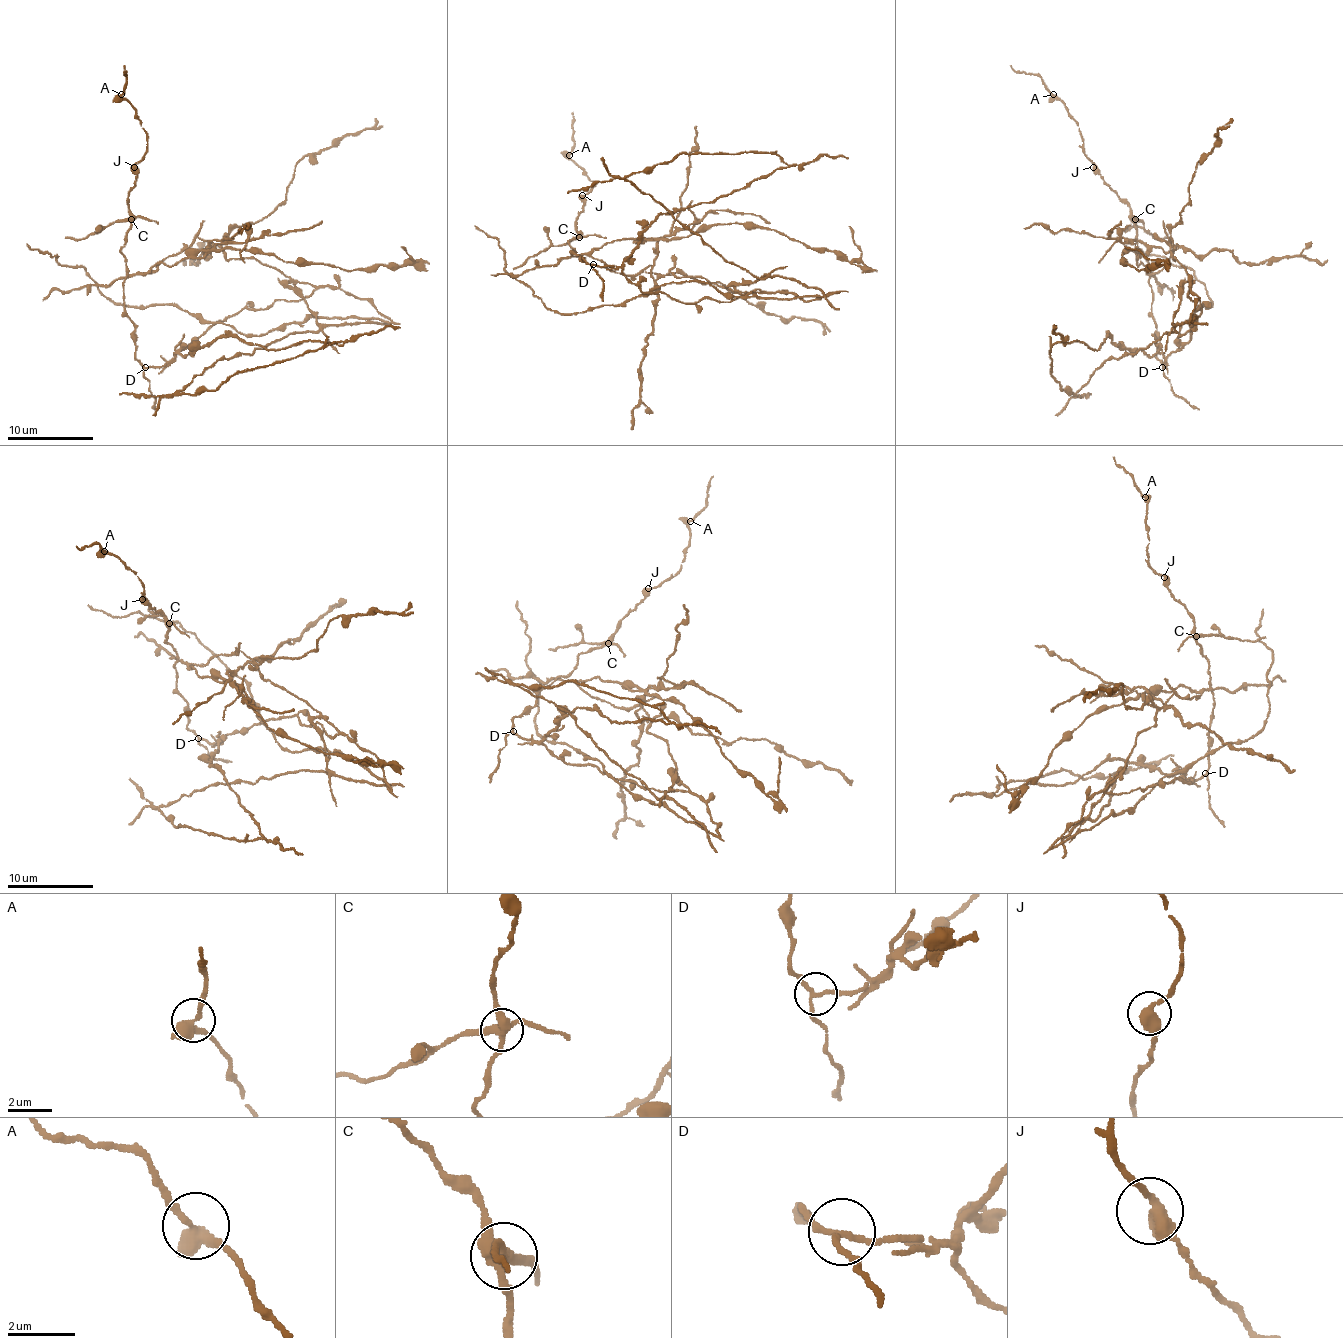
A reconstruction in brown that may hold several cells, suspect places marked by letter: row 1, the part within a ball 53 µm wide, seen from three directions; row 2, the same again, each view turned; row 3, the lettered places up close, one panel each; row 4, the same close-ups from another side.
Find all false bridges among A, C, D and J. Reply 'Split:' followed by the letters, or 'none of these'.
Split: C, D

